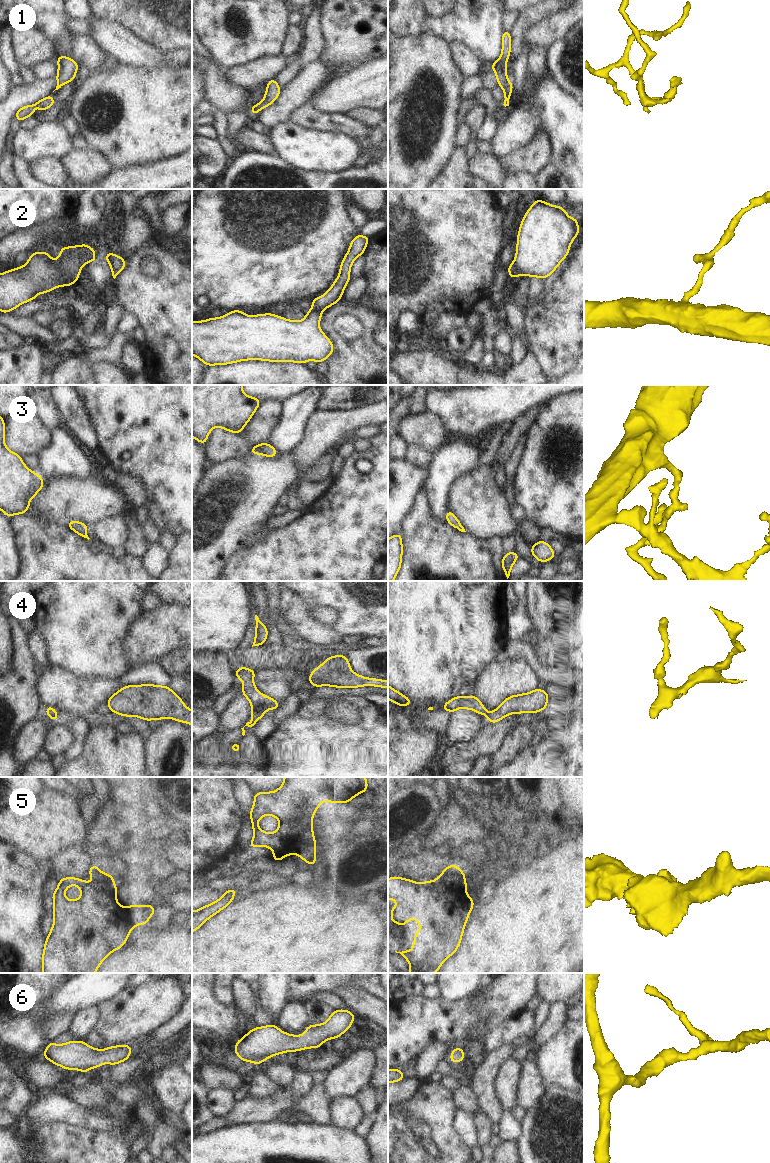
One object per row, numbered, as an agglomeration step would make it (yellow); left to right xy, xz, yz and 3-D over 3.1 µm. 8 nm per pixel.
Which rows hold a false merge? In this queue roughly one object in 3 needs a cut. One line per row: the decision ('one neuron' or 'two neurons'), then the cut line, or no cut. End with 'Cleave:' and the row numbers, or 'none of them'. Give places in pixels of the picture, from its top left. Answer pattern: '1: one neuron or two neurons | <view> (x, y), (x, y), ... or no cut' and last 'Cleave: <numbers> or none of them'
1: one neuron | no cut
2: one neuron | no cut
3: one neuron | no cut
4: one neuron | no cut
5: one neuron | no cut
6: one neuron | no cut
Cleave: none of them

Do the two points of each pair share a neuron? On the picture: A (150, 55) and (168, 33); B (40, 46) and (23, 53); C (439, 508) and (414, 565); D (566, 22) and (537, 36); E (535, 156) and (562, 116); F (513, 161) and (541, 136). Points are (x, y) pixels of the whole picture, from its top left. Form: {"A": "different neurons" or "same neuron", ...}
{"A": "different neurons", "B": "same neuron", "C": "different neurons", "D": "same neuron", "E": "different neurons", "F": "same neuron"}

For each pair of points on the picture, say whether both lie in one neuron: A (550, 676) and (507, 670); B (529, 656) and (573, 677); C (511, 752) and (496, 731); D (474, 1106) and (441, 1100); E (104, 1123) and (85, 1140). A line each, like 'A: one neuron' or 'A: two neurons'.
A: two neurons
B: one neuron
C: two neurons
D: two neurons
E: two neurons

